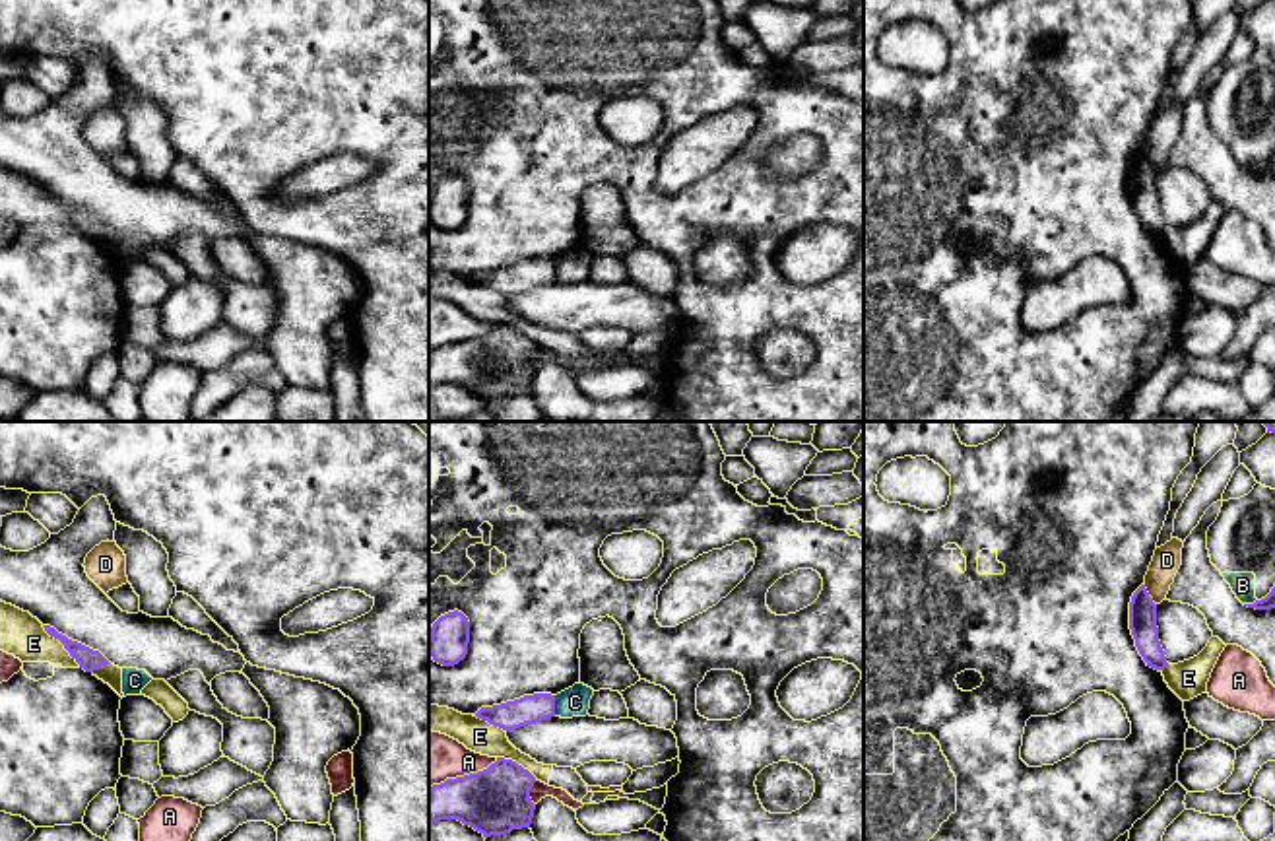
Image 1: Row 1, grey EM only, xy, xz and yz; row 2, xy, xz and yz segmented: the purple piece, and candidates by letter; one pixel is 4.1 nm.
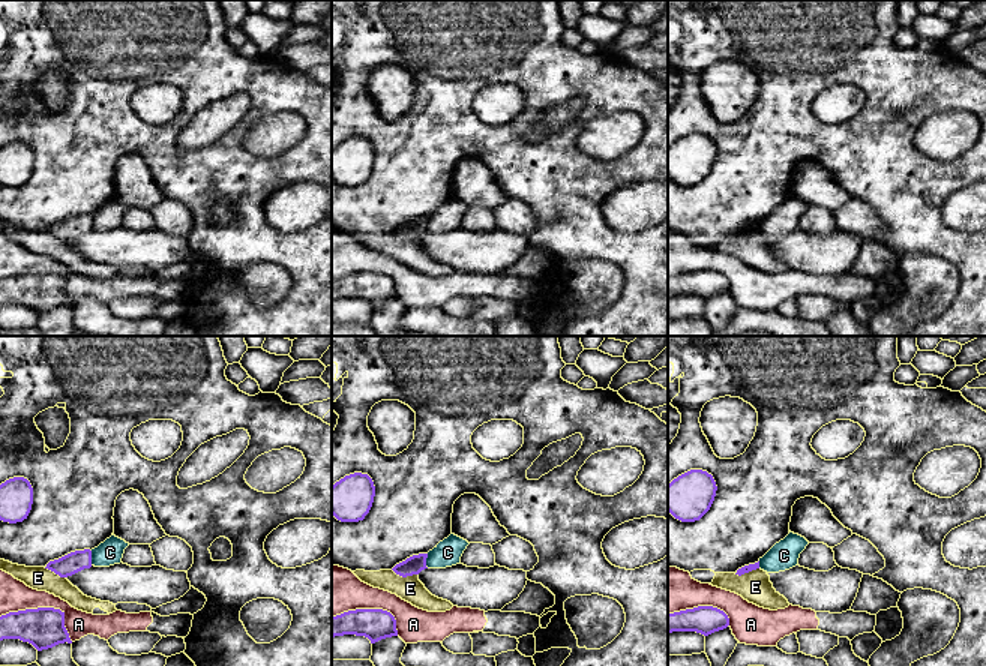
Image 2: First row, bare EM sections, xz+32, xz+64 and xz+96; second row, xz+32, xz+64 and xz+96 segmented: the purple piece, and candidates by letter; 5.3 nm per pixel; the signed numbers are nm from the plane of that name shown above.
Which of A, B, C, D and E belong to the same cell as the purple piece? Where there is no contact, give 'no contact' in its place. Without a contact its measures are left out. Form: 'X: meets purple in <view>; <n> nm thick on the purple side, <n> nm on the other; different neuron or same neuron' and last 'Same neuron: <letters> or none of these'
A: meets purple in xz; 280 nm thick on the purple side, 220 nm on the other; different neuron
B: meets purple in yz; 60 nm thick on the purple side, 100 nm on the other; different neuron
C: meets purple in xz; 120 nm thick on the purple side, 130 nm on the other; different neuron
D: meets purple in yz; 110 nm thick on the purple side, 120 nm on the other; different neuron
E: meets purple in xy; 90 nm thick on the purple side, 180 nm on the other; different neuron
Same neuron: none of these

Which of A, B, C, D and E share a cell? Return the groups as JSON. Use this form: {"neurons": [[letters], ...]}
{"neurons": [["A", "E"], ["B"], ["C"], ["D"]]}

